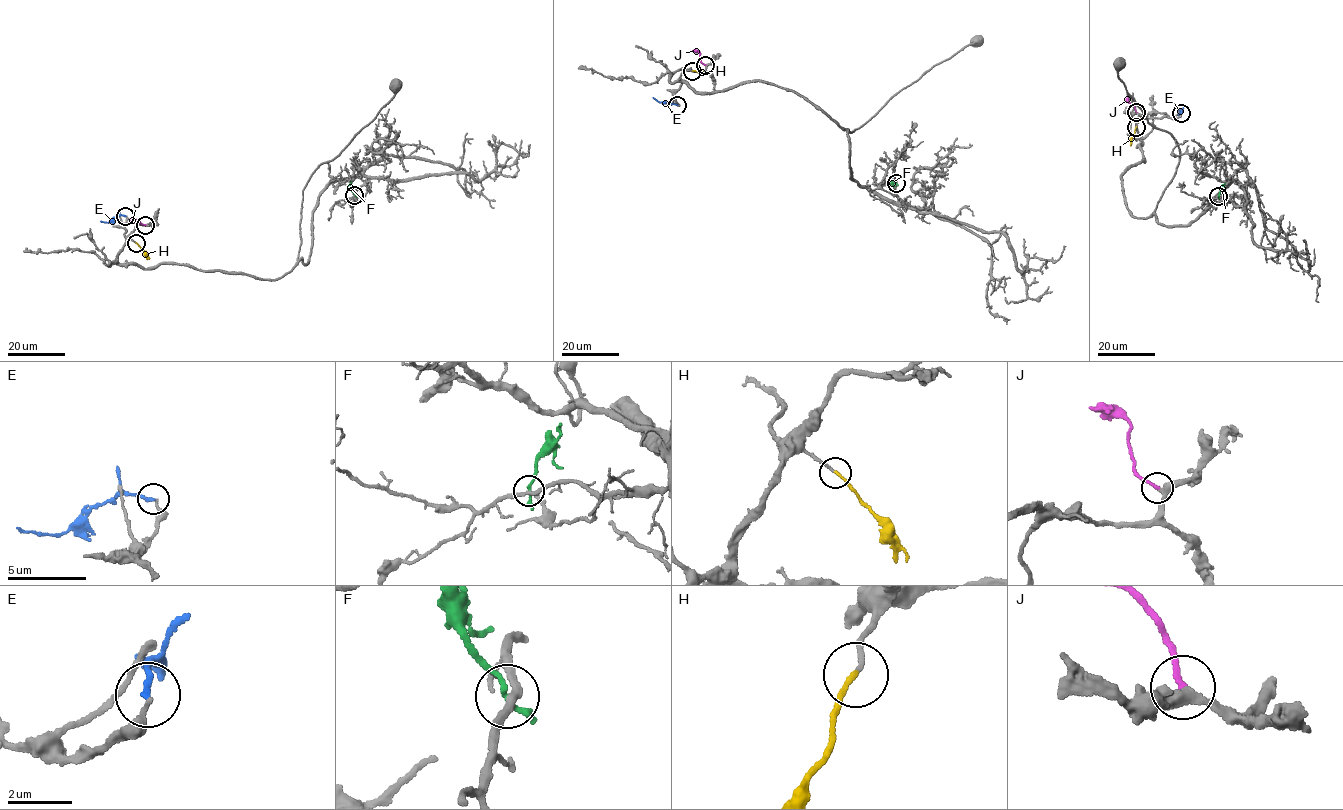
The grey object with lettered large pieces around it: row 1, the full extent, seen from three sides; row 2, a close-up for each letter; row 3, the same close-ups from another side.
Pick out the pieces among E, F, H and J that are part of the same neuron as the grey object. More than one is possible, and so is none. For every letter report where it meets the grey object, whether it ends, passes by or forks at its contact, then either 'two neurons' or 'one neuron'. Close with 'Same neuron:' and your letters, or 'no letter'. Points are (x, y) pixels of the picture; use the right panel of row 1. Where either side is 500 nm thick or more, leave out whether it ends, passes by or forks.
E: (1181, 113) | it ends | two neurons
F: (1218, 196) | it passes by | two neurons
H: (1136, 127) | it ends | one neuron
J: (1136, 112) | it ends | one neuron
Same neuron: H, J

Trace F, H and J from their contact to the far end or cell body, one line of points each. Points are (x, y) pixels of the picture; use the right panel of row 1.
F: (1218, 195), (1224, 183)
H: (1137, 127), (1130, 146)
J: (1136, 112), (1127, 99)

